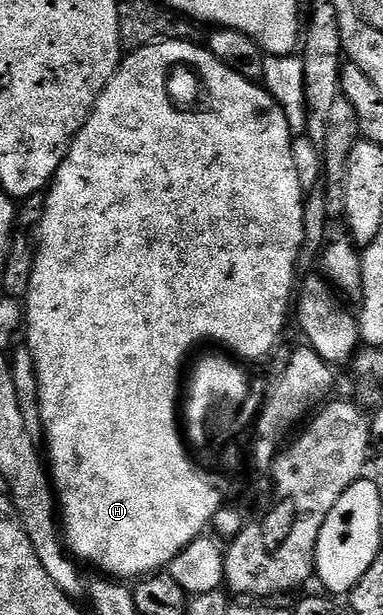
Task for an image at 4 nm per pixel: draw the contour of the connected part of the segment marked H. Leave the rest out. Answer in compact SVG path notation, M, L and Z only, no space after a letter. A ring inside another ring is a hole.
M167 38L162 42L147 44L143 48L135 51L128 51L119 61L119 69L109 78L105 90L97 98L97 102L92 106L91 112L87 115L86 122L81 126L81 130L73 138L73 142L67 151L67 157L63 159L62 166L55 171L55 178L46 189L45 195L47 205L43 211L43 217L37 229L39 244L35 248L35 265L33 266L33 278L29 282L29 290L25 297L25 332L27 330L27 340L25 346L31 351L31 357L37 370L37 382L39 383L39 405L41 406L41 418L43 419L43 435L45 437L45 452L51 455L51 464L49 460L49 476L53 481L53 491L57 497L57 508L61 513L61 536L69 549L70 555L76 561L84 565L92 564L92 569L106 574L112 578L127 578L123 576L135 576L134 578L146 578L160 570L166 569L175 556L181 554L187 546L194 540L202 537L208 531L212 523L214 514L218 511L215 505L215 487L211 476L201 474L195 476L191 472L191 464L183 460L183 451L179 448L179 440L175 440L175 427L171 424L171 400L180 396L180 392L175 385L175 368L179 368L179 356L187 352L187 344L191 340L200 340L205 334L213 334L214 340L223 340L223 344L231 344L231 348L236 348L238 352L243 352L243 356L257 356L258 352L272 351L273 346L279 340L279 335L283 332L283 323L287 320L287 303L292 303L293 292L291 296L291 287L295 284L297 277L297 265L299 262L299 251L303 245L303 201L305 199L305 190L301 182L297 182L297 170L293 170L293 146L292 134L289 130L289 122L285 122L285 114L281 106L267 93L267 89L260 86L256 81L247 80L242 74L223 64L213 53L207 51L206 47L190 44L187 40L177 40L178 38Z

